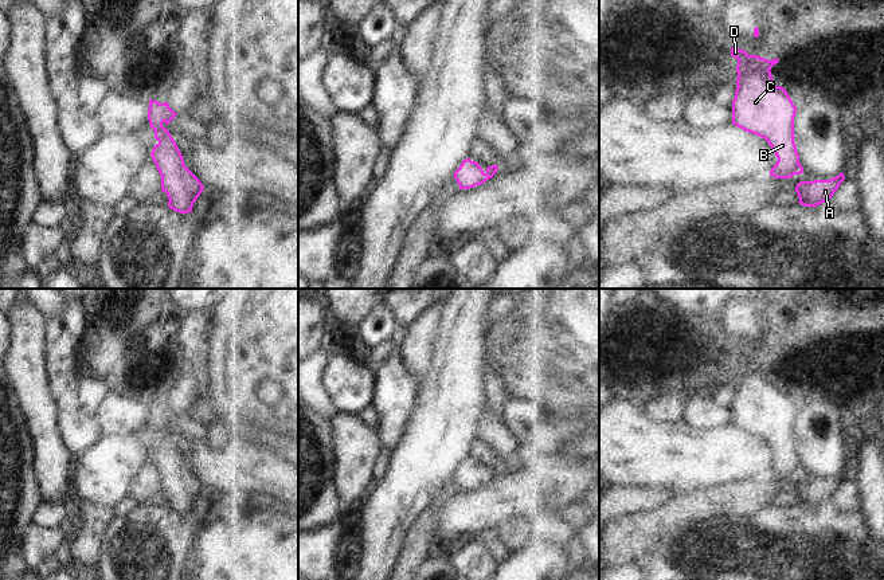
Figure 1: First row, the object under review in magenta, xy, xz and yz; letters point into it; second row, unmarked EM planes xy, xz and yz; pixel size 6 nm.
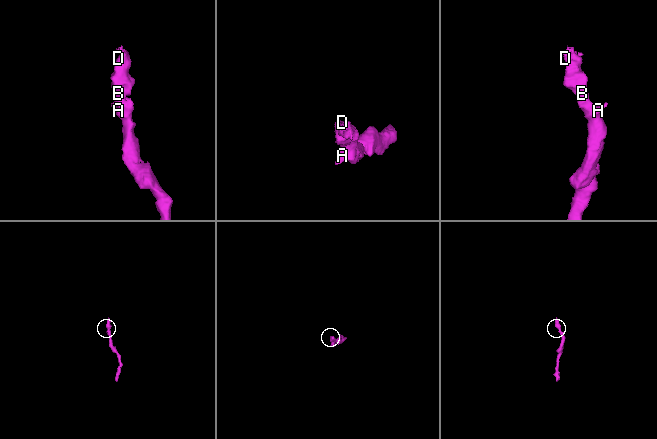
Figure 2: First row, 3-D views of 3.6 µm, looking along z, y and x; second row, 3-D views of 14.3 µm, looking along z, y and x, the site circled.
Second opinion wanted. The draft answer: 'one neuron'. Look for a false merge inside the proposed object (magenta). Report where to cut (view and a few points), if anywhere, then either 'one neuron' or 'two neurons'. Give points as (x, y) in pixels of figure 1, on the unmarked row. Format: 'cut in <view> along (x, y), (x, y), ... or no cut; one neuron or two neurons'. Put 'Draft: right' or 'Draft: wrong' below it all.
no cut; one neuron
Draft: right

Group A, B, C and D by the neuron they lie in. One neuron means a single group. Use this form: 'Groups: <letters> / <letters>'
Groups: A B C D.

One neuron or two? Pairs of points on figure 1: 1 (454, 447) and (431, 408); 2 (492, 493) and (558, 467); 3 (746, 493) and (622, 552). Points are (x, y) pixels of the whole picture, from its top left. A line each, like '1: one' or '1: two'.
1: one
2: one
3: one

